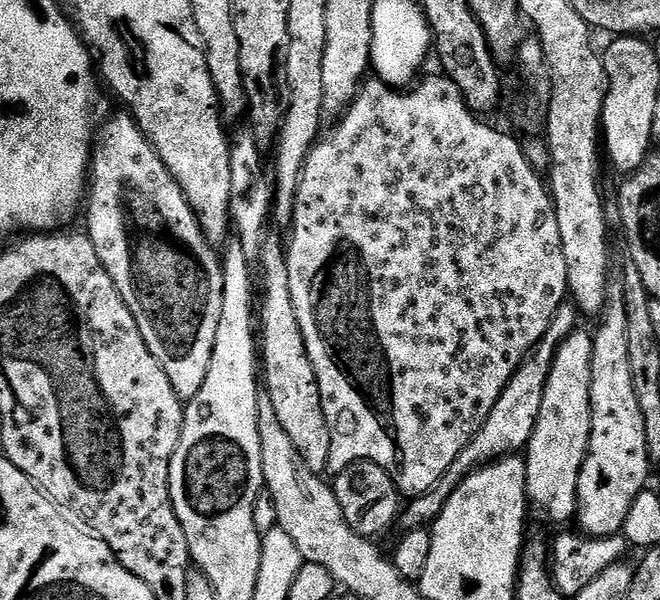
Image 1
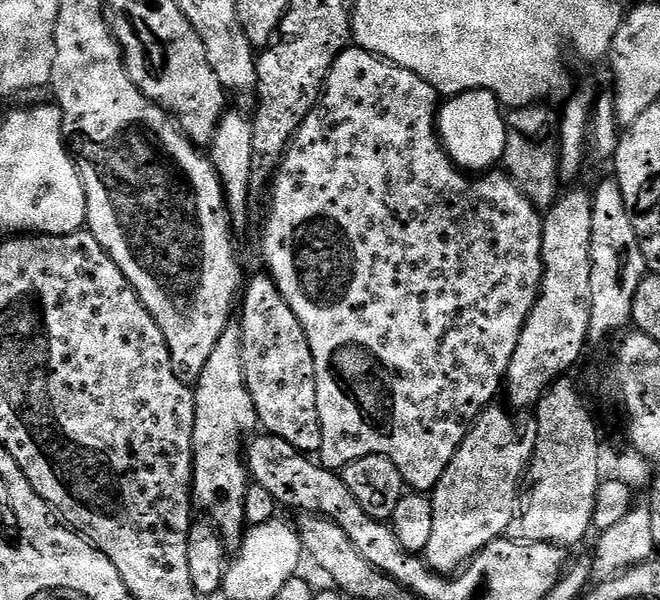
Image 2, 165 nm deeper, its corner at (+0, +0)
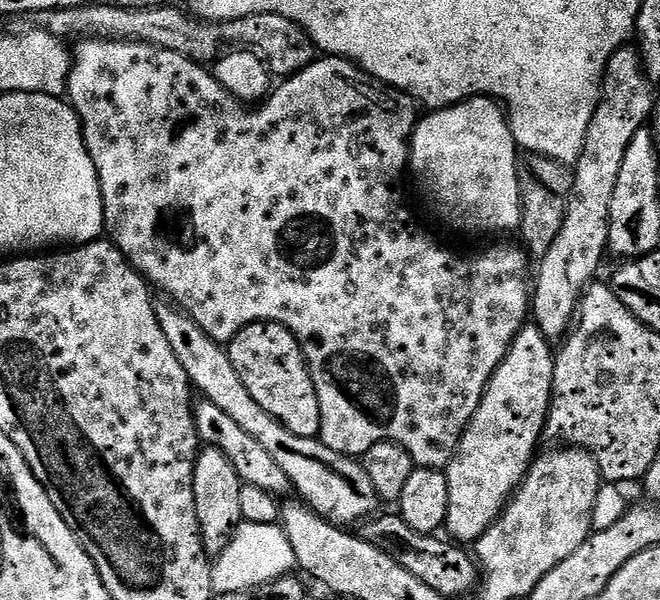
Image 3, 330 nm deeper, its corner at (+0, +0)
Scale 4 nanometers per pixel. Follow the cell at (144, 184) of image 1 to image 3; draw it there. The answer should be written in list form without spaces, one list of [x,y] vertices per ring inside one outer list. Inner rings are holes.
[[[80,38],[75,44],[76,49],[73,47],[70,52],[66,100],[80,120],[84,145],[96,167],[107,239],[119,248],[153,289],[161,288],[172,299],[169,301],[186,312],[211,340],[227,342],[237,330],[259,320],[281,324],[292,332],[300,344],[300,353],[316,391],[321,444],[344,456],[356,458],[370,446],[388,440],[403,448],[413,465],[439,469],[450,455],[449,449],[444,449],[444,443],[452,431],[457,431],[469,407],[468,395],[480,371],[499,363],[504,356],[529,315],[530,296],[526,291],[526,280],[524,284],[520,277],[524,264],[510,245],[496,244],[485,252],[468,252],[459,256],[448,248],[439,248],[426,233],[415,232],[408,225],[408,212],[396,187],[400,184],[400,175],[409,167],[408,145],[418,119],[416,101],[407,92],[397,92],[380,83],[378,78],[363,72],[351,60],[325,55],[293,76],[281,79],[277,83],[280,85],[277,88],[275,85],[255,106],[245,106],[236,97],[228,95],[215,75],[204,69],[207,67],[201,61],[186,58],[174,50],[137,40]]]

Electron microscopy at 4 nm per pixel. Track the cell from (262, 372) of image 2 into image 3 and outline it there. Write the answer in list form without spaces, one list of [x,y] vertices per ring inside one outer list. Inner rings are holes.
[[[259,320],[240,328],[227,341],[226,351],[230,366],[238,374],[242,386],[250,392],[250,398],[270,414],[290,434],[302,438],[316,438],[320,435],[320,407],[312,379],[308,374],[304,356],[300,353],[292,332],[281,324]]]

